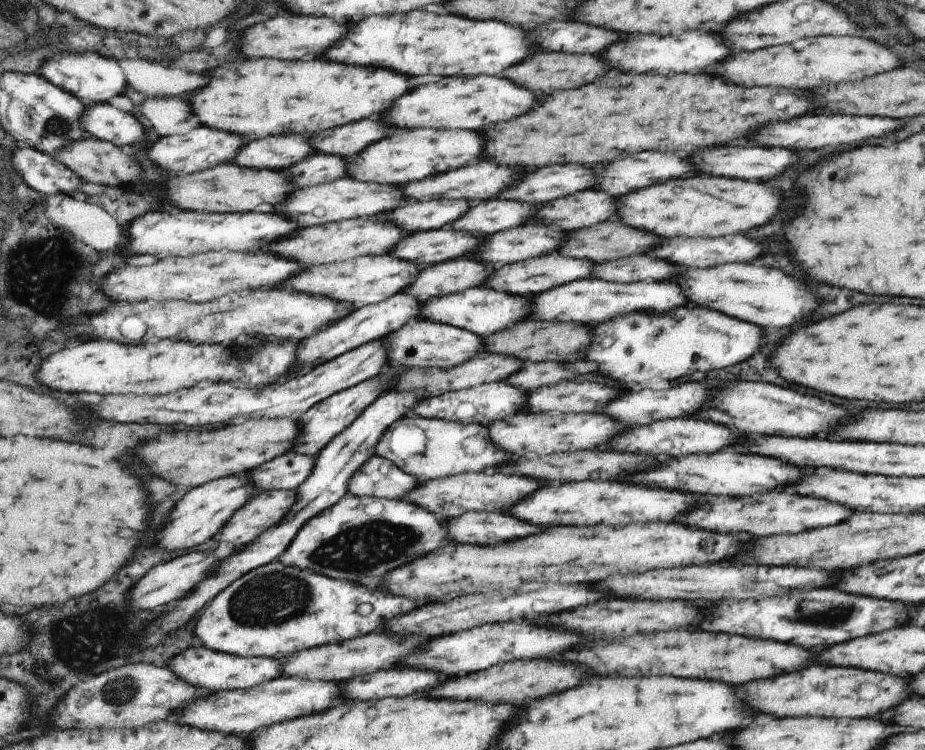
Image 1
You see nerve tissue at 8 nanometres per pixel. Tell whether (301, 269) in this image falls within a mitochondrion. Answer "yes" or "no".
no

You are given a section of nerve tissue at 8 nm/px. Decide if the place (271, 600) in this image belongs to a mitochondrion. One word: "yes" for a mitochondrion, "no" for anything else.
yes

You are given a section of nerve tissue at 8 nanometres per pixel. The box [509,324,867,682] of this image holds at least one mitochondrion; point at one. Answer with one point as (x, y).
(841, 615)

